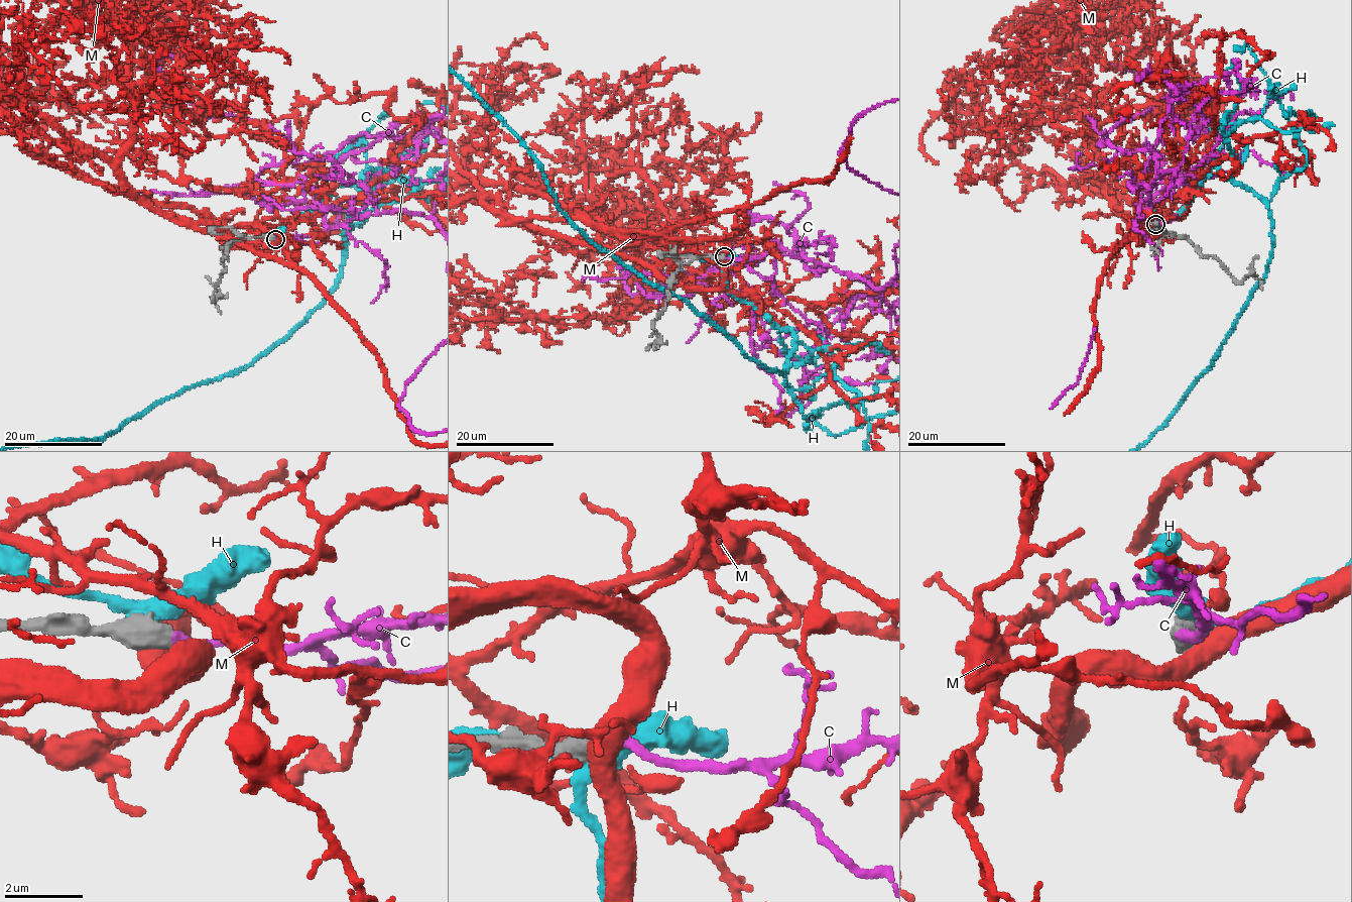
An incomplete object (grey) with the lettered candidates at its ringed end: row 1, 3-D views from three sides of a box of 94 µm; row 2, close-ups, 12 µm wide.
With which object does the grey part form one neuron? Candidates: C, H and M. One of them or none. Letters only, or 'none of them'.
C

